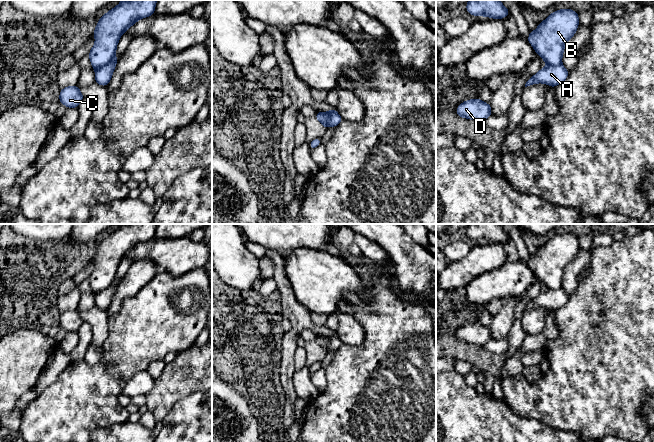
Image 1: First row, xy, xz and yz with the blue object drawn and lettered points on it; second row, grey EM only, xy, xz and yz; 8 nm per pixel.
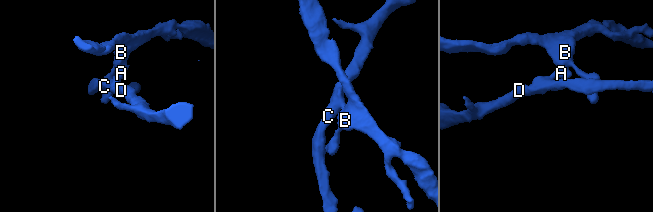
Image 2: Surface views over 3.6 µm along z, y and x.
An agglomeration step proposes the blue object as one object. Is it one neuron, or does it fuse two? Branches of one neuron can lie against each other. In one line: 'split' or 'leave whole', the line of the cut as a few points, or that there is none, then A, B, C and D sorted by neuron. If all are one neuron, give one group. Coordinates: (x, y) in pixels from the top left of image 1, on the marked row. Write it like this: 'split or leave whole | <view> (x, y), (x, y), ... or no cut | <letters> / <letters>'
split | xy (114, 56), (108, 63), (95, 70) | A C D / B

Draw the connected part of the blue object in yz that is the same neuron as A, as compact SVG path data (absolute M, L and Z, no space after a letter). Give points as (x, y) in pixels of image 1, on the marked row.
M562 64L547 65L545 68L541 68L538 73L529 78L525 87L537 83L544 83L554 88L563 83L567 78L568 69L566 69Z

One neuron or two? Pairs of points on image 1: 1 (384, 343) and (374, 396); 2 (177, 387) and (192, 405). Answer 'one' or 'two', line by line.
1: one
2: two

